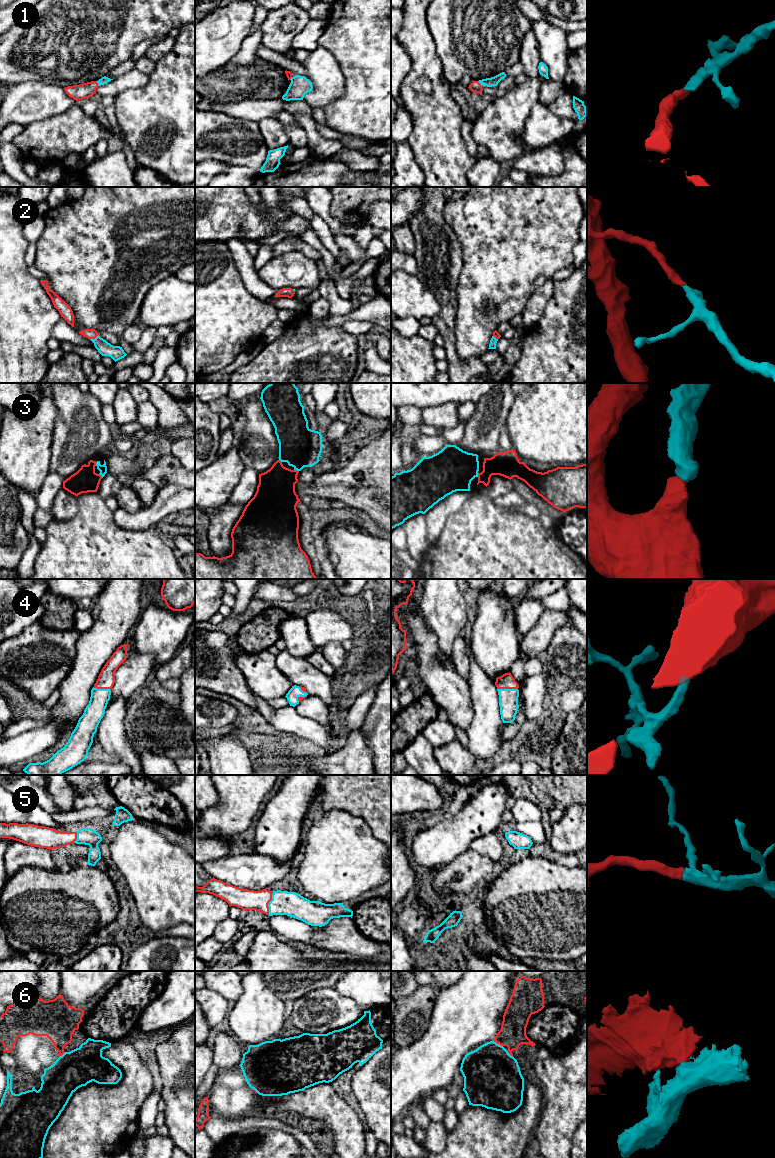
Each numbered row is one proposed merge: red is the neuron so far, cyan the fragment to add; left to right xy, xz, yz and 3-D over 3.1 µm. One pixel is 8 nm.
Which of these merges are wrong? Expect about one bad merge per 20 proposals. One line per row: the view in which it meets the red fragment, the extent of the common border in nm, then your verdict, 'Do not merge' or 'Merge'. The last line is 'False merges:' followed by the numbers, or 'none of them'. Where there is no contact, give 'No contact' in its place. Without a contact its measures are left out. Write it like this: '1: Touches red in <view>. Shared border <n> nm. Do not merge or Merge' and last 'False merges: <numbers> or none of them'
1: Touches red in xy. Shared border 50 nm. Merge
2: Touches red in xy. Shared border 80 nm. Merge
3: Touches red in xz. Shared border 40 nm. Merge
4: Touches red in yz. Shared border 170 nm. Merge
5: Touches red in xz. Shared border 200 nm. Merge
6: Touches red in yz. Shared border 90 nm. Merge
False merges: none of them

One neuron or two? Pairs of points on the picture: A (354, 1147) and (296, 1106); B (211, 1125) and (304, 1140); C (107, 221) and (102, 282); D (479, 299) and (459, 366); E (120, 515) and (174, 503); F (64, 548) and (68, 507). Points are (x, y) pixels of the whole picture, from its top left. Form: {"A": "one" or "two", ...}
{"A": "one", "B": "one", "C": "one", "D": "two", "E": "one", "F": "two"}

